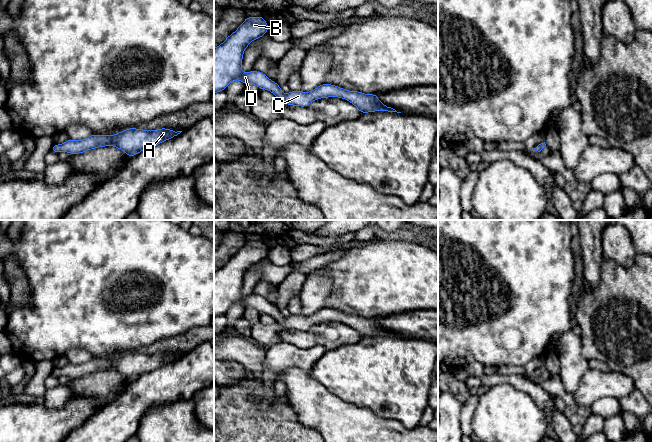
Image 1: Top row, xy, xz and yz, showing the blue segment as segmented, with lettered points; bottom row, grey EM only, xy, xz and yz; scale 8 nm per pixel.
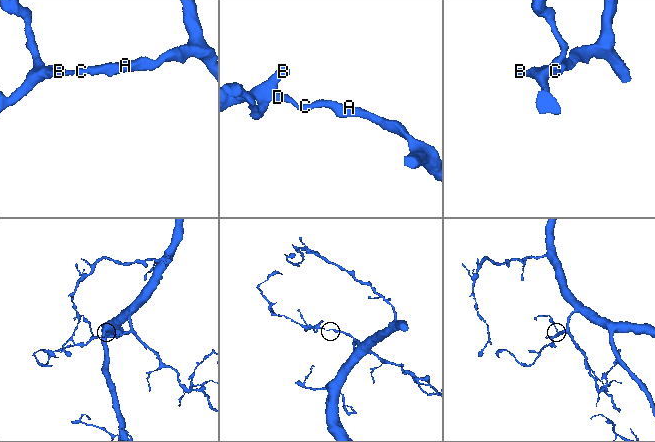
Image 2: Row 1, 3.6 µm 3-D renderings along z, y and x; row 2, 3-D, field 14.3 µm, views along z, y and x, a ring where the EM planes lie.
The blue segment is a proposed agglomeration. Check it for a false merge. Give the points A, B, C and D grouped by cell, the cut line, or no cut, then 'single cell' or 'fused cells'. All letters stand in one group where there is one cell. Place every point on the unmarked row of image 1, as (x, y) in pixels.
A B C D | no cut | single cell

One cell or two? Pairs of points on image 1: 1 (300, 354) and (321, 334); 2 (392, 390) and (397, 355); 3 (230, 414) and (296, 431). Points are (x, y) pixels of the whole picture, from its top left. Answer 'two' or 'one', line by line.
1: two
2: one
3: one

